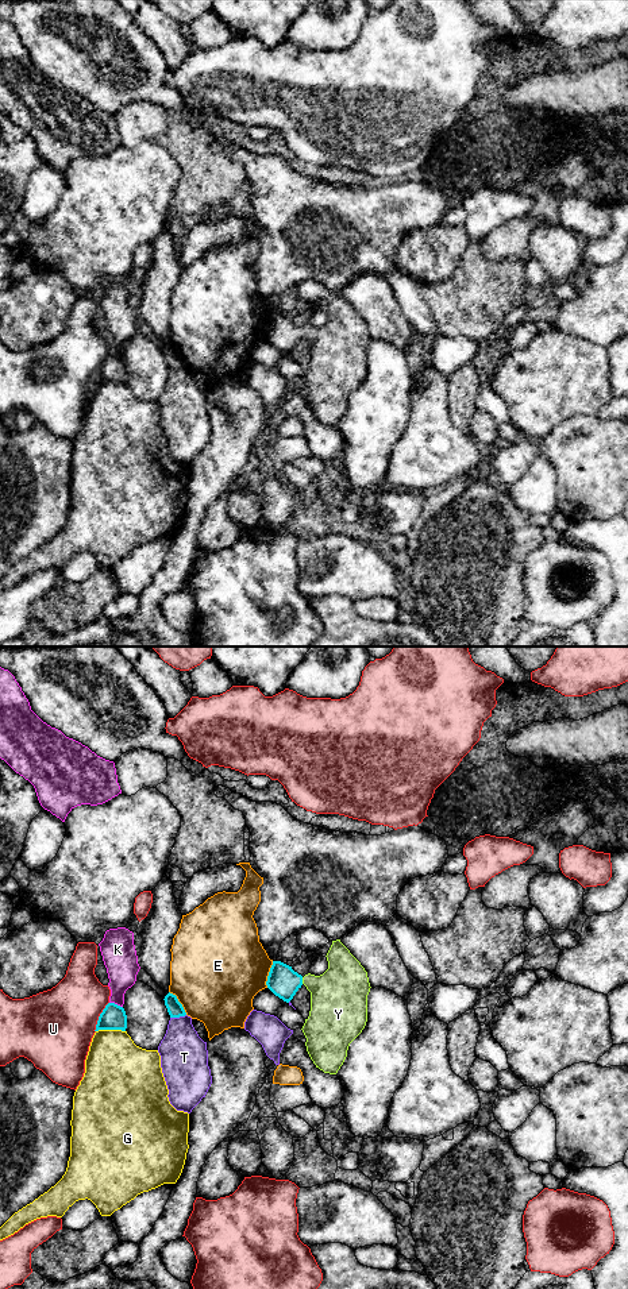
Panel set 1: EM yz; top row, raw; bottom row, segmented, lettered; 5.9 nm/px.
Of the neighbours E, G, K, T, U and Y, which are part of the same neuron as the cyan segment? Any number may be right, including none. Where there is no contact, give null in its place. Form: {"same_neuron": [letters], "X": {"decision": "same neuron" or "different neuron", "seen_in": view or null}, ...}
{"same_neuron": ["Y"], "E": {"decision": "different neuron", "seen_in": "yz"}, "G": {"decision": "different neuron", "seen_in": "yz"}, "K": {"decision": "different neuron", "seen_in": "yz"}, "T": {"decision": "different neuron", "seen_in": "yz"}, "U": {"decision": "different neuron", "seen_in": "yz"}, "Y": {"decision": "same neuron", "seen_in": "yz"}}

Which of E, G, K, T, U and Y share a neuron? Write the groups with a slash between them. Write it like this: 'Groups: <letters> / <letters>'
Groups: E / G / K / T / U / Y

